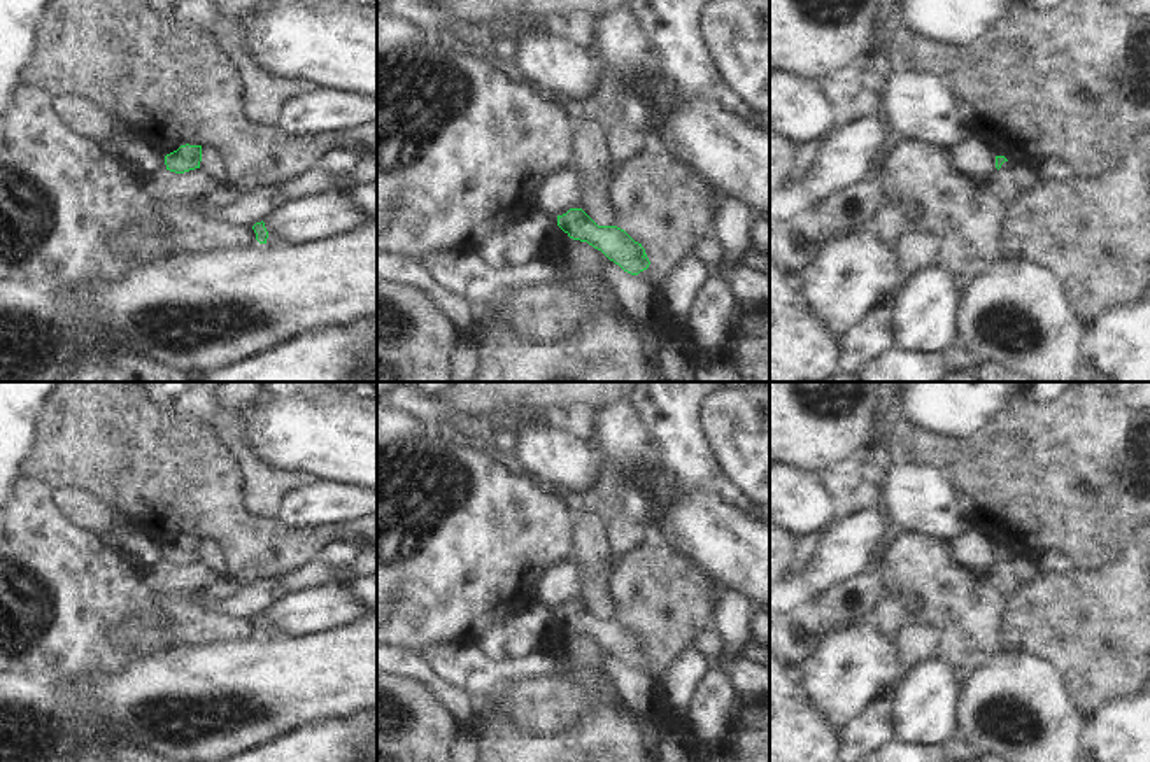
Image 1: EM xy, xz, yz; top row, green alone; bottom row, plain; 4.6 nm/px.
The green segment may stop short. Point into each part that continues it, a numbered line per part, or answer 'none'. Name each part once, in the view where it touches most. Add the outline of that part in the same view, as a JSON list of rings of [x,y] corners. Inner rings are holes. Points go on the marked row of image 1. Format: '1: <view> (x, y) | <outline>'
none

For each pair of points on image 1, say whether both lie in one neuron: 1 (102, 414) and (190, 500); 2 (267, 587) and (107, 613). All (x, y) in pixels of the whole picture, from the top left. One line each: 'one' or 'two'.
1: one
2: two

